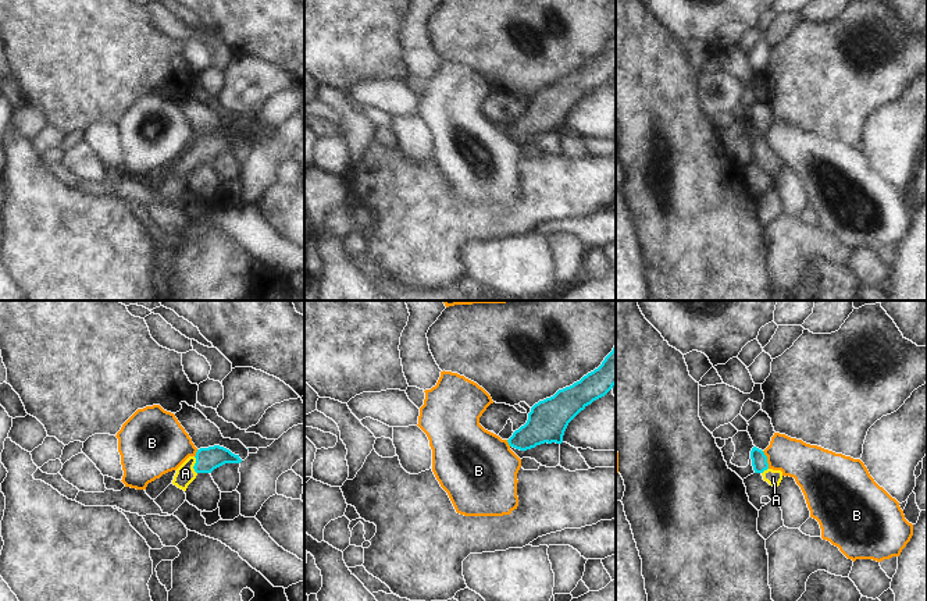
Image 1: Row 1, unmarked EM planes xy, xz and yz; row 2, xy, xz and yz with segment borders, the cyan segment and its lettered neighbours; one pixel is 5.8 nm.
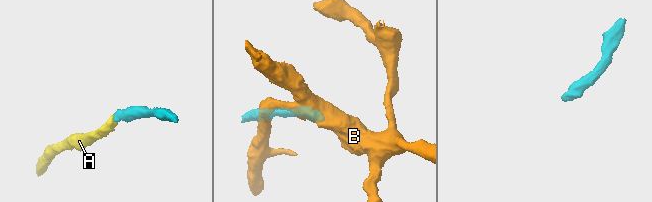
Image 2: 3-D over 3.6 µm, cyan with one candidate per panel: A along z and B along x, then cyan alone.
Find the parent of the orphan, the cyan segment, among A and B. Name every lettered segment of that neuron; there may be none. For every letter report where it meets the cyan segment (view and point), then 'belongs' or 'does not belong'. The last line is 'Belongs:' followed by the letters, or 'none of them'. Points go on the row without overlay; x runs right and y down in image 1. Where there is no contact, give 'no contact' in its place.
A: contact xy (195, 153); belongs
B: contact yz (766, 148); does not belong
Belongs: A

